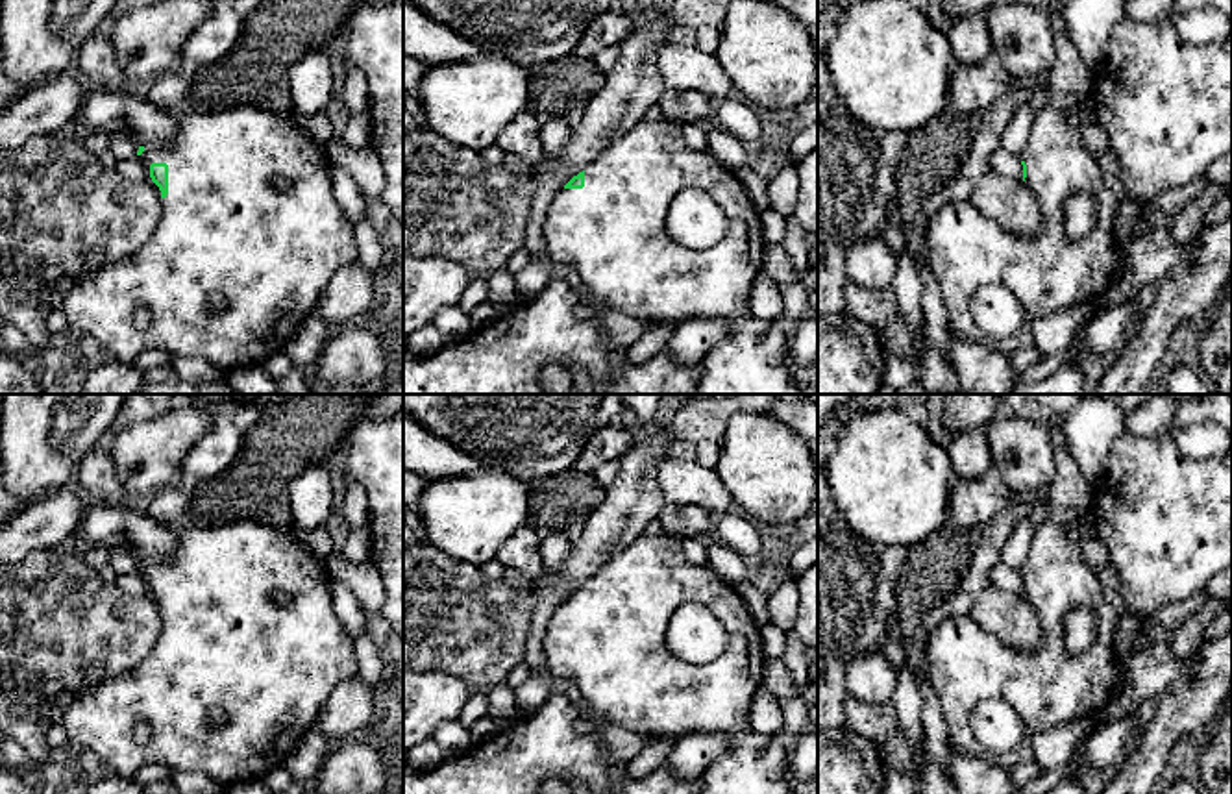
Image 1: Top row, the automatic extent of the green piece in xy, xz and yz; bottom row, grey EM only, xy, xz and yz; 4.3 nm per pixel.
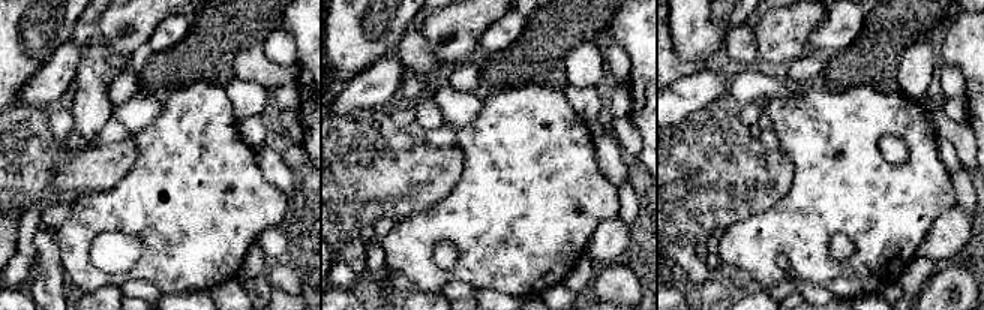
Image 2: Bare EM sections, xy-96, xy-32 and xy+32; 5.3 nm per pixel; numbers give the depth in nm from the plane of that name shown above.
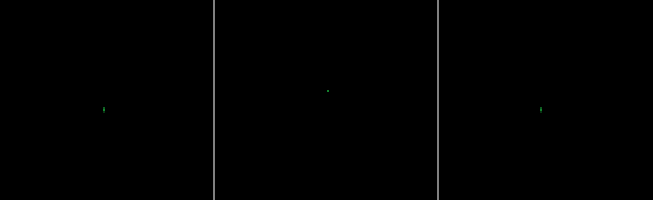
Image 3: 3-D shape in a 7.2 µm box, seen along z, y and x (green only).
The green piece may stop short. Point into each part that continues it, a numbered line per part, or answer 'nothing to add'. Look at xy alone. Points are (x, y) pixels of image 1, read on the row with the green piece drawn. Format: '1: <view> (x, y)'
1: xy (226, 226)

